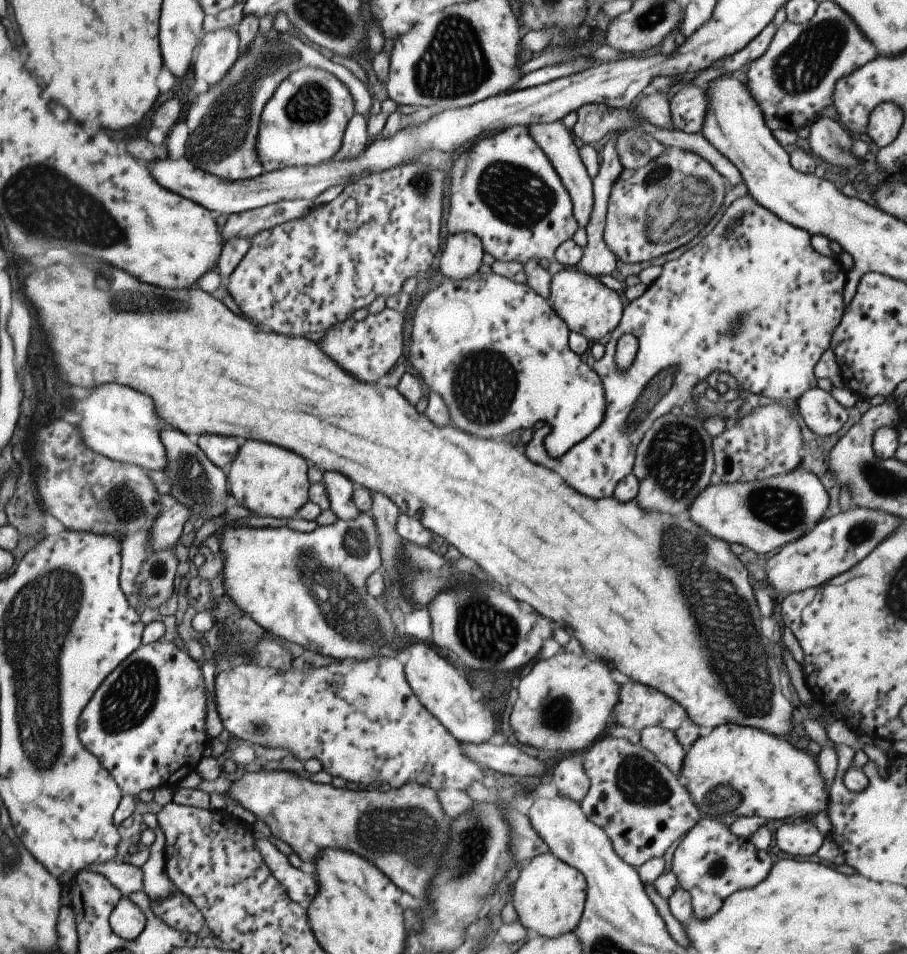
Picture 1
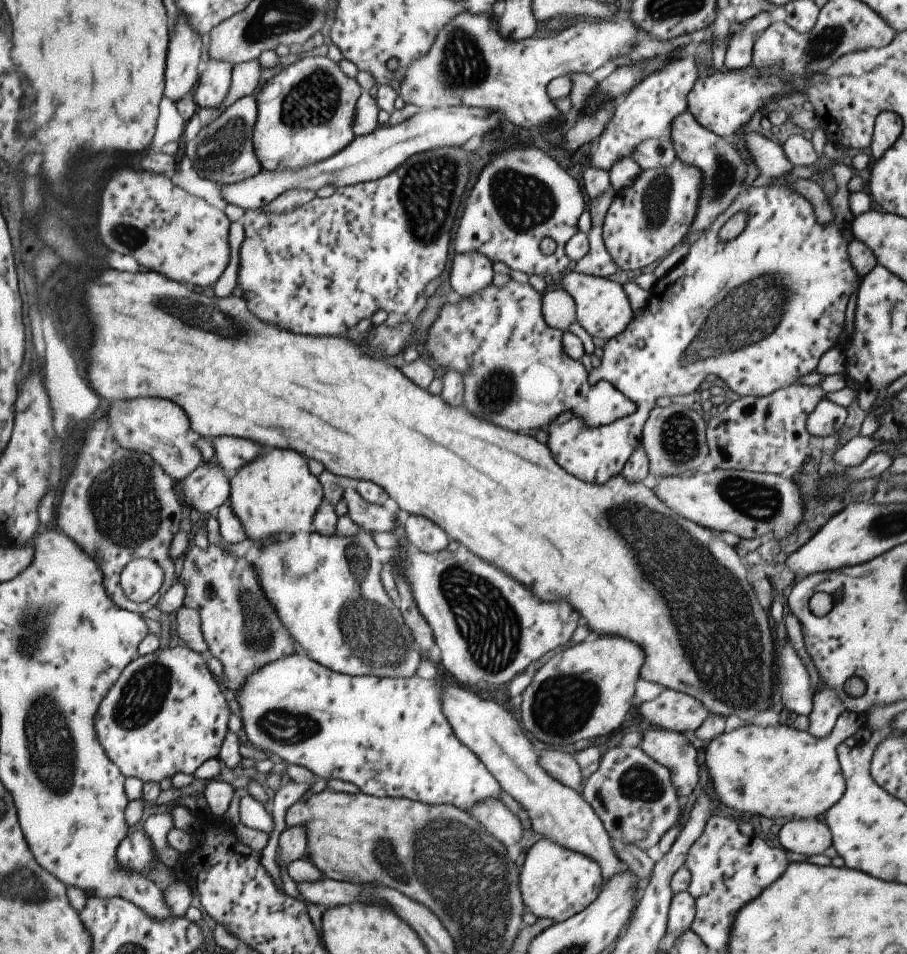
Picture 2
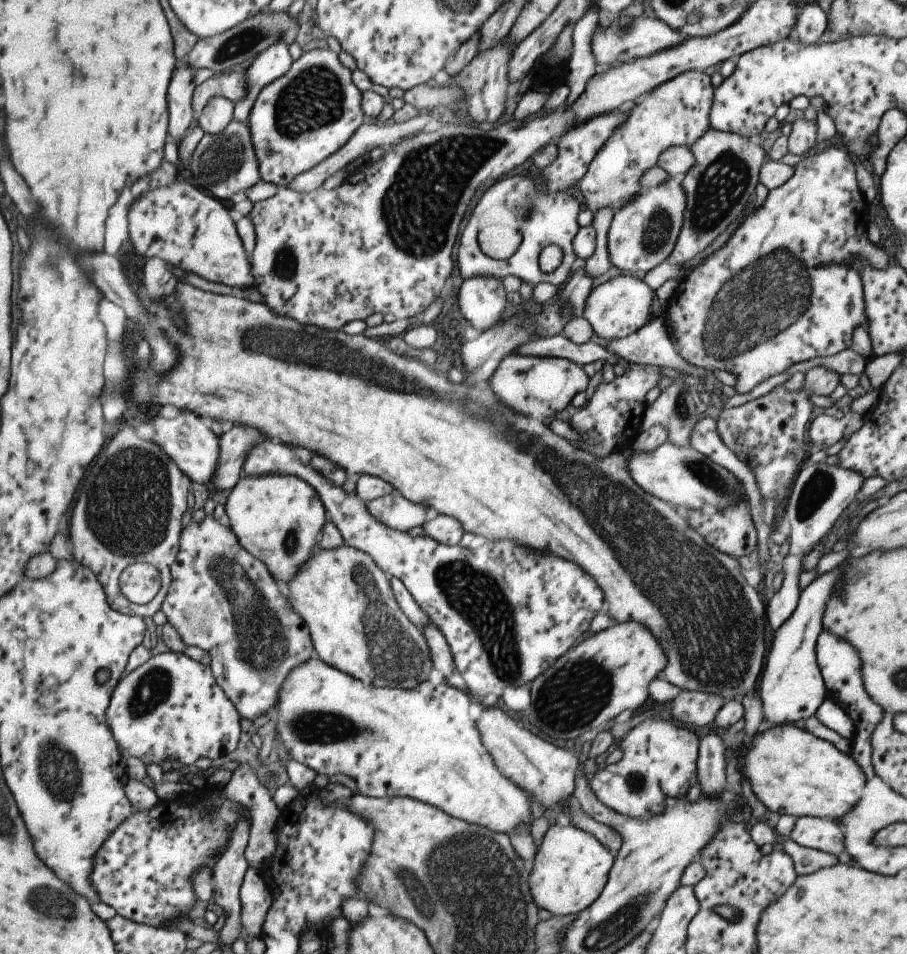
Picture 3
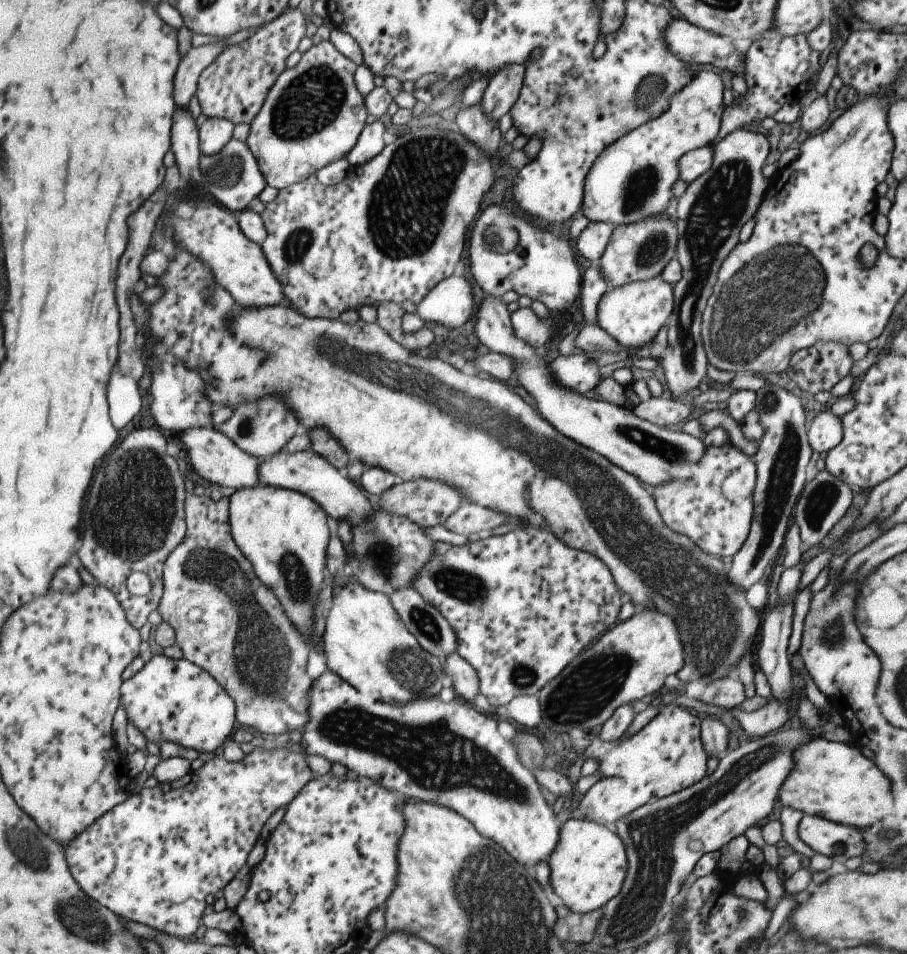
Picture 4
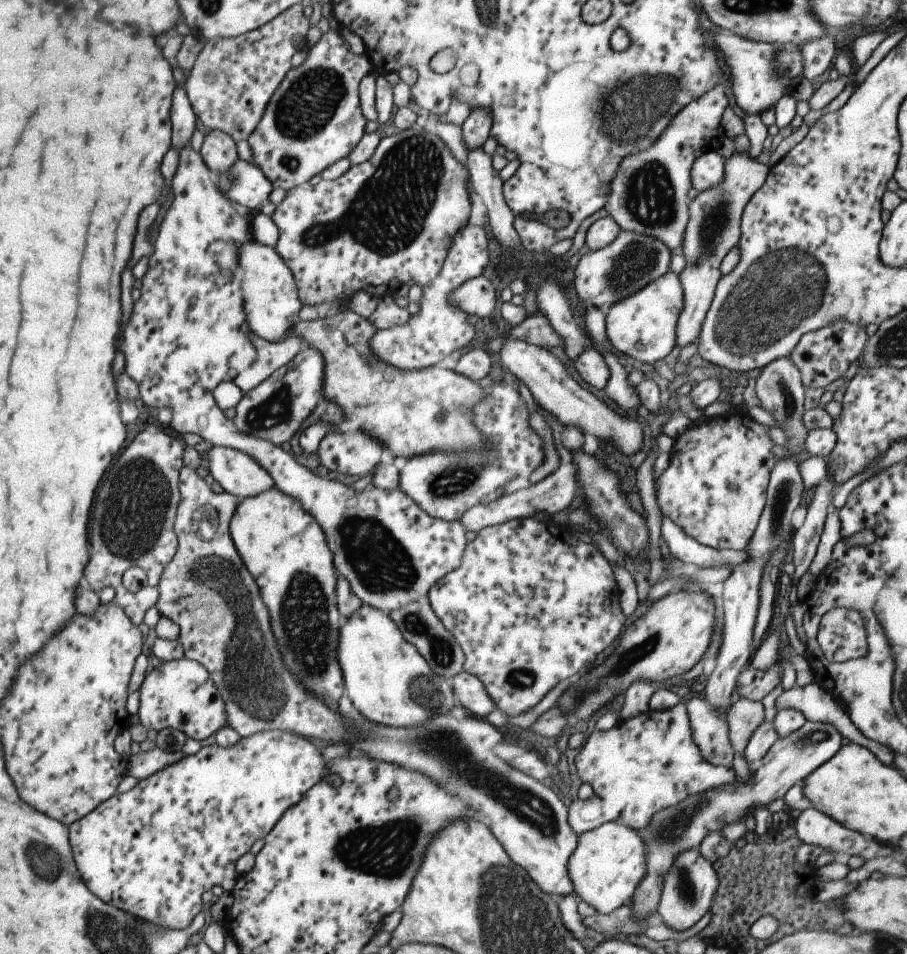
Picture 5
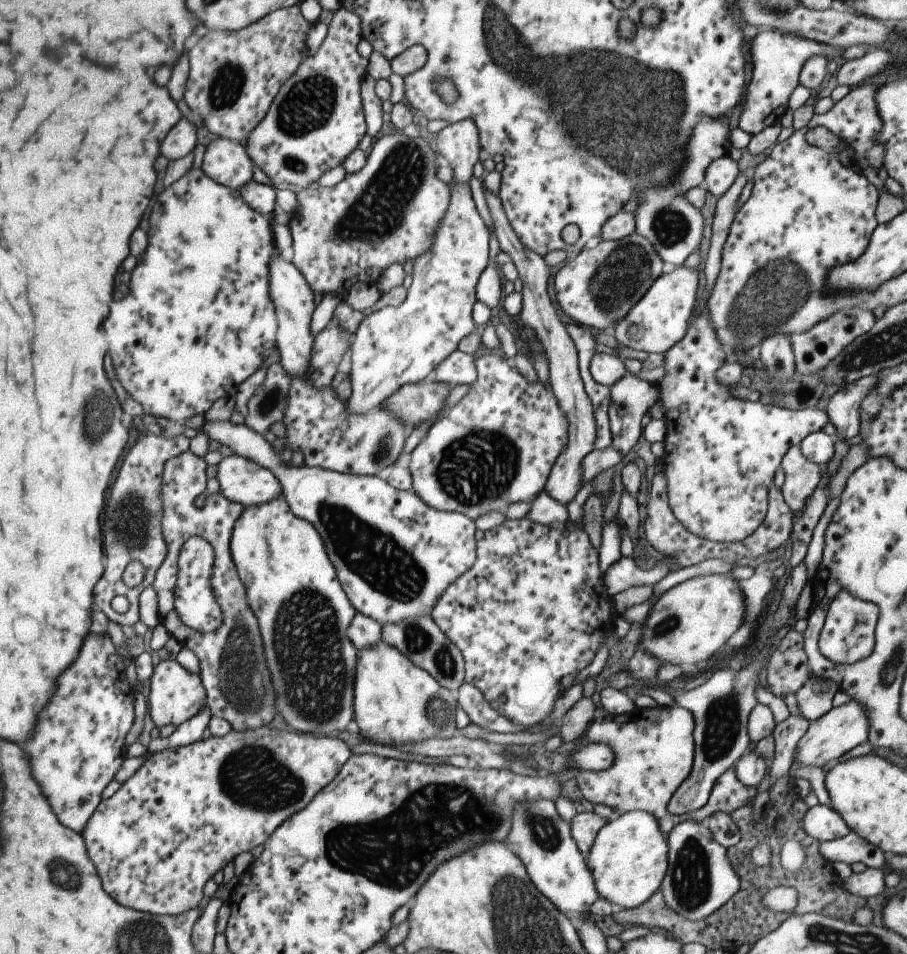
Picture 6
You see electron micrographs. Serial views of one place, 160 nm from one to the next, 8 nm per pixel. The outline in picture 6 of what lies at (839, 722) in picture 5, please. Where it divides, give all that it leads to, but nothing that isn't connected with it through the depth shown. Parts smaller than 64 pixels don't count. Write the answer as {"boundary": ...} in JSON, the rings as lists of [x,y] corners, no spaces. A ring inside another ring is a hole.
{"boundary":[[[813,675],[794,692],[799,715],[808,721],[817,720],[831,708],[831,698],[838,686],[830,680]]]}

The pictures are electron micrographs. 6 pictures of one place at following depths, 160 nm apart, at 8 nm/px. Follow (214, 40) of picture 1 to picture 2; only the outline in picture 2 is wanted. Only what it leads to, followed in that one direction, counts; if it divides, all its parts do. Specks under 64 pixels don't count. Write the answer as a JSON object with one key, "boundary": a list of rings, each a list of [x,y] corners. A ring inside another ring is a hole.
{"boundary":[[[211,57],[203,62],[194,94],[194,101],[199,108],[213,108],[223,100],[229,88],[232,66],[224,60],[215,60]]]}

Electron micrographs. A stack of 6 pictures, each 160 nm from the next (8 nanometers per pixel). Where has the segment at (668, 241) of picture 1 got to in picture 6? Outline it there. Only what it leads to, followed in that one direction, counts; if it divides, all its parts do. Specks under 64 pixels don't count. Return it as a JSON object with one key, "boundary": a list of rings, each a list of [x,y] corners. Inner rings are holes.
{"boundary":[[[633,232],[616,241],[602,240],[593,248],[581,249],[555,274],[553,290],[559,308],[567,318],[577,325],[602,332],[614,327],[665,270],[651,243]]]}

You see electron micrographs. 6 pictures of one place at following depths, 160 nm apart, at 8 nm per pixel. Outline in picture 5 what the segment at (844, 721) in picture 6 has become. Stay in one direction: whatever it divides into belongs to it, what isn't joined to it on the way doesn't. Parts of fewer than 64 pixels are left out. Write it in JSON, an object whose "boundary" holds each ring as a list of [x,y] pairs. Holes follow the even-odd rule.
{"boundary":[[[805,721],[798,730],[790,732],[787,736],[777,737],[762,757],[750,762],[748,775],[736,775],[734,781],[724,787],[687,795],[673,806],[658,810],[645,828],[635,829],[646,849],[646,871],[628,902],[625,902],[630,905],[632,919],[643,923],[643,929],[647,928],[649,924],[645,922],[648,921],[648,917],[652,919],[656,915],[663,886],[662,875],[669,870],[678,854],[698,850],[707,833],[721,833],[724,825],[743,821],[748,812],[751,812],[755,821],[754,832],[759,836],[767,833],[773,826],[772,814],[764,806],[772,800],[783,798],[789,788],[829,760],[843,746],[840,742],[841,737],[831,725]]]}

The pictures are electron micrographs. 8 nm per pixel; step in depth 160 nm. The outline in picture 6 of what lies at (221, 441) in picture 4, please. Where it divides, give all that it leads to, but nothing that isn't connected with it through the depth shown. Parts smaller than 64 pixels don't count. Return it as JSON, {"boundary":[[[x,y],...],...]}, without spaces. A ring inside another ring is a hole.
{"boundary":[[[228,454],[216,466],[219,492],[242,507],[268,503],[282,492],[279,481],[269,469],[242,456]]]}

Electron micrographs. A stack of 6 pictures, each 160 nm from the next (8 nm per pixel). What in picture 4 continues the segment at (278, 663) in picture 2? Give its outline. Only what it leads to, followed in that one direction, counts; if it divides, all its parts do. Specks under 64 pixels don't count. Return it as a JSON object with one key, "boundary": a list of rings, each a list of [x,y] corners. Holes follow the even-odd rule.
{"boundary":[[[329,670],[312,680],[309,691],[309,700],[306,704],[308,719],[300,732],[301,752],[305,756],[313,756],[313,754],[315,754],[315,756],[325,758],[330,764],[342,764],[347,772],[353,772],[359,777],[363,776],[368,778],[371,782],[380,785],[381,788],[398,793],[401,797],[405,798],[405,800],[407,798],[415,798],[415,800],[435,803],[439,806],[451,809],[465,820],[468,820],[481,836],[490,838],[493,842],[497,843],[499,847],[503,848],[503,850],[507,852],[511,858],[519,862],[519,864],[534,868],[535,863],[546,864],[547,860],[549,860],[551,851],[554,851],[555,845],[558,843],[558,836],[560,835],[560,827],[553,824],[553,818],[557,815],[553,815],[551,806],[545,803],[541,795],[541,790],[539,789],[539,782],[536,780],[534,774],[516,760],[516,750],[511,740],[506,740],[497,732],[497,722],[491,715],[477,712],[477,710],[471,707],[469,701],[464,701],[461,697],[457,696],[449,700],[449,702],[441,701],[438,694],[411,699],[409,702],[403,704],[389,704],[381,701],[373,701],[367,698],[364,693],[359,692],[359,690],[353,688],[350,684],[347,684],[339,675]]]}

